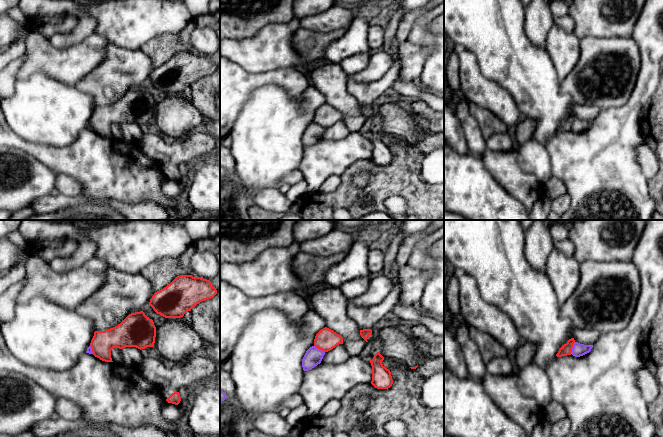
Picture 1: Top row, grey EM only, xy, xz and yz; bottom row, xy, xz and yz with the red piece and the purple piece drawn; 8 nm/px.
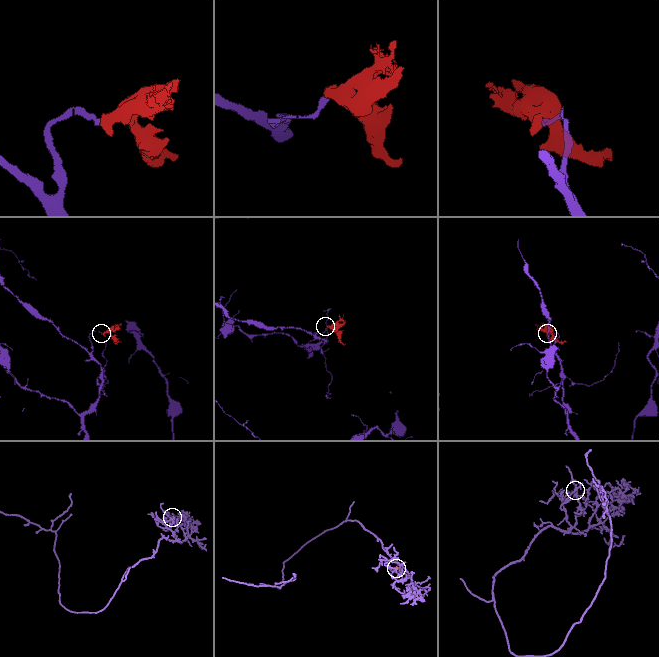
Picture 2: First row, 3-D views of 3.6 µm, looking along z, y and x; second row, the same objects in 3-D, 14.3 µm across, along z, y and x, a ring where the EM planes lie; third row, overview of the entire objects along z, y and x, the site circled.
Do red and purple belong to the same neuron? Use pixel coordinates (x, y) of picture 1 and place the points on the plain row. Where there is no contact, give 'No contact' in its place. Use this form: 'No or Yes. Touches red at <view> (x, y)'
No. Touches red at yz (572, 123)

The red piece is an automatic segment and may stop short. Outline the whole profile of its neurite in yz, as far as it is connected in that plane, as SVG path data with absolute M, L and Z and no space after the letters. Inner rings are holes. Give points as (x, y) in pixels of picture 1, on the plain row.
M571 114L567 117L566 120L564 120L558 127L558 129L556 130L557 133L562 133L562 132L567 132L567 131L571 131L572 128L572 124L573 121L575 119L574 114Z

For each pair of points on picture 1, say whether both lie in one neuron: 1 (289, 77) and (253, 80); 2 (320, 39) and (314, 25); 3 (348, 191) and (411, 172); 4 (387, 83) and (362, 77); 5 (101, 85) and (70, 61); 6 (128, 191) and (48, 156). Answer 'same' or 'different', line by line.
1: same
2: different
3: same
4: different
5: different
6: same

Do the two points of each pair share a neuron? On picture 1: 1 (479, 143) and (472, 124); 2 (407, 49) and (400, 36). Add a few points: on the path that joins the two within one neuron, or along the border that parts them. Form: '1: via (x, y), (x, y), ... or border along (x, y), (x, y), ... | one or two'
1: via (474, 138), (472, 129) | one
2: border along (405, 40), (399, 44) | two

